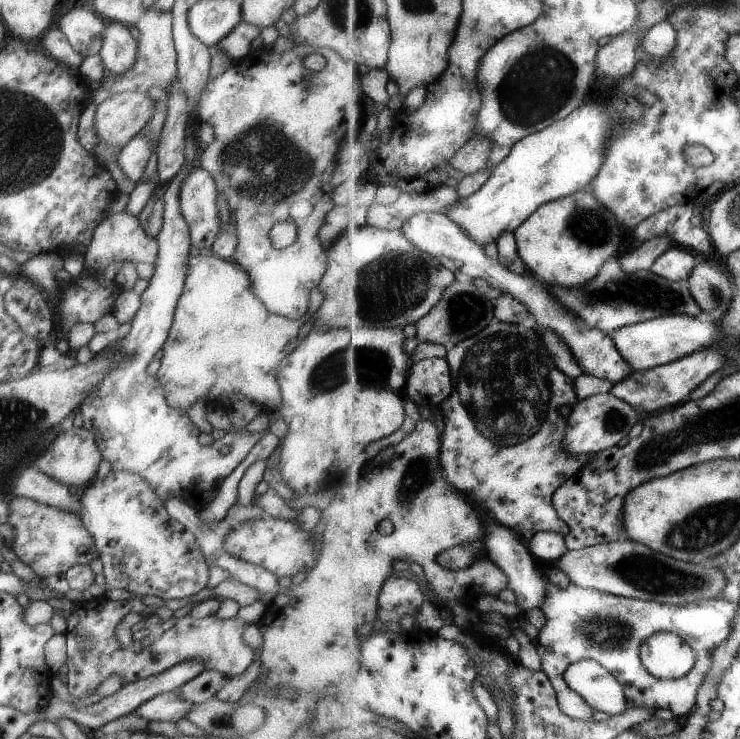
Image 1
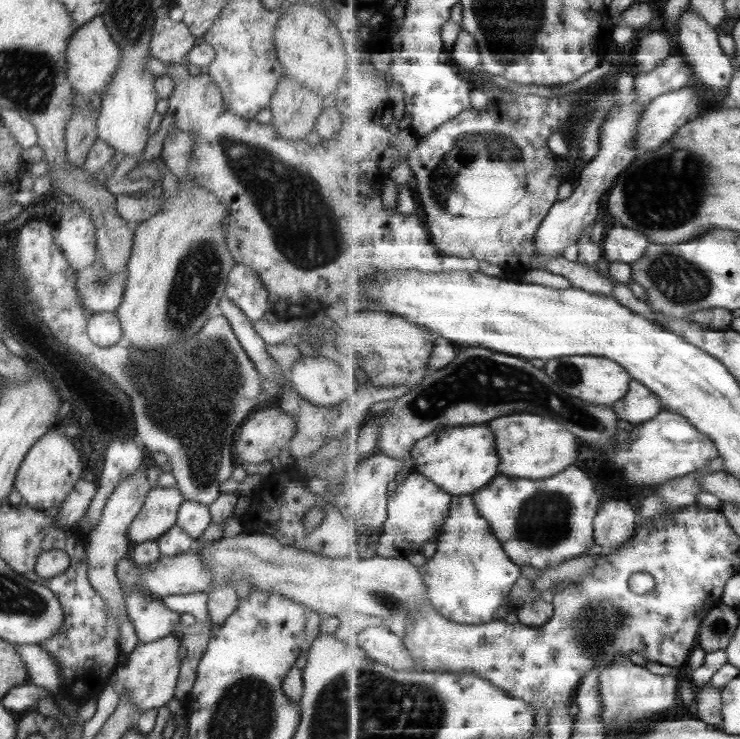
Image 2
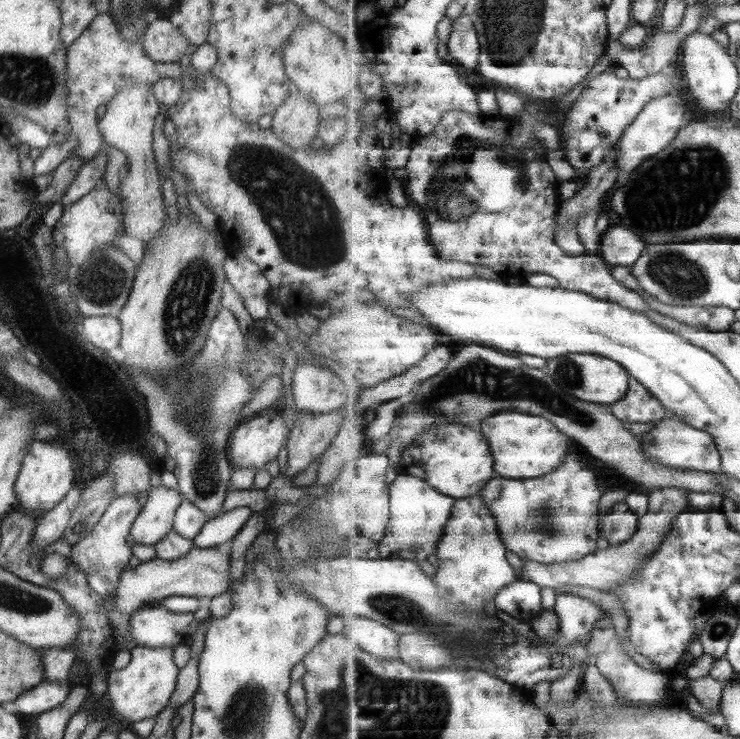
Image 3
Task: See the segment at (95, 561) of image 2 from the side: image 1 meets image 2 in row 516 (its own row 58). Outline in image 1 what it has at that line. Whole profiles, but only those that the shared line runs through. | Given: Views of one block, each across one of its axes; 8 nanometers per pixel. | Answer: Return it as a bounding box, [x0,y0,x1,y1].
[97,20,137,76]

